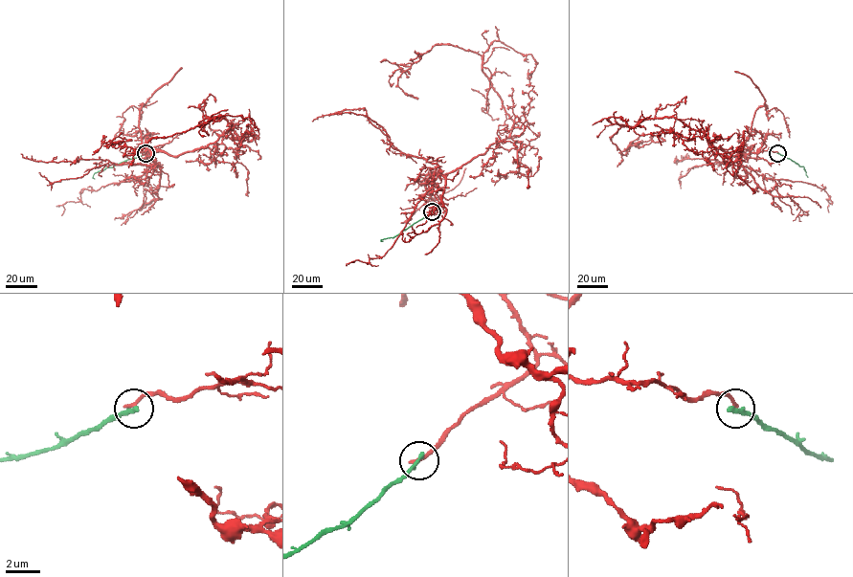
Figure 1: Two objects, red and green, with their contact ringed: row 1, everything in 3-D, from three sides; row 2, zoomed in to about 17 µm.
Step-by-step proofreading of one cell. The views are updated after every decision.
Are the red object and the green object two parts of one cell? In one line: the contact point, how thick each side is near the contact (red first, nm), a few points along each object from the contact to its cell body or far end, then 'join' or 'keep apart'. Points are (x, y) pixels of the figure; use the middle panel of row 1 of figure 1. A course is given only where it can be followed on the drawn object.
place (432, 211); calibres 240 and 280 nm; course red (432, 211), (433, 176), (513, 121), (482, 56), (454, 46), (402, 73), (405, 93); course green (432, 211), (393, 236), (380, 239), (382, 241); keep apart

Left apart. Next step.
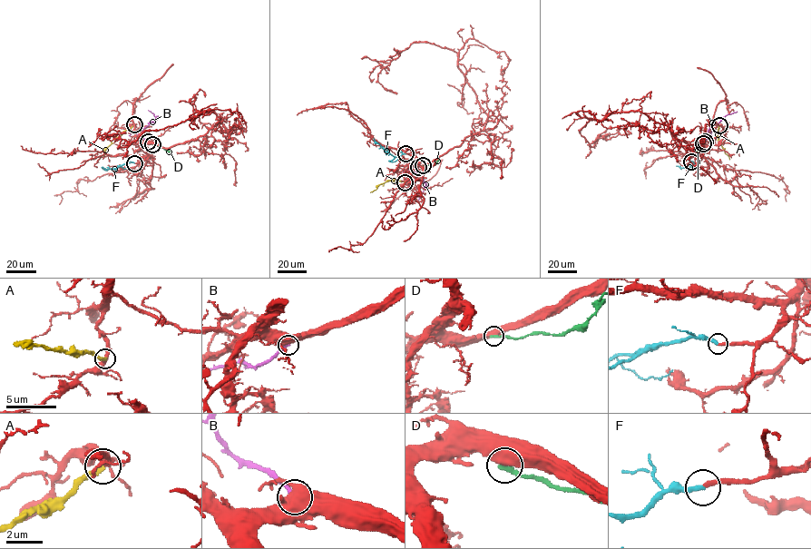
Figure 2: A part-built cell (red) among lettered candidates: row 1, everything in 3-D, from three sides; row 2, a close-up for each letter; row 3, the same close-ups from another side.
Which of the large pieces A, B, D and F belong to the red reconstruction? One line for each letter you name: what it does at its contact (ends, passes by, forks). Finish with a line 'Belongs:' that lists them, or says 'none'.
F: it ends
Belongs: F

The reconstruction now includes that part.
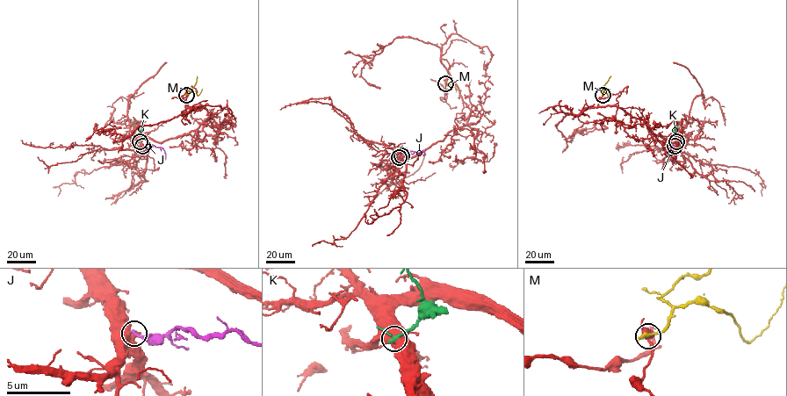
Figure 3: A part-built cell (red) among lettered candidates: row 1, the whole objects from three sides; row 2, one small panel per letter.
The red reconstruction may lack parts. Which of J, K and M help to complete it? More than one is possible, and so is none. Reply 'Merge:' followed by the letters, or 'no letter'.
Merge: J

